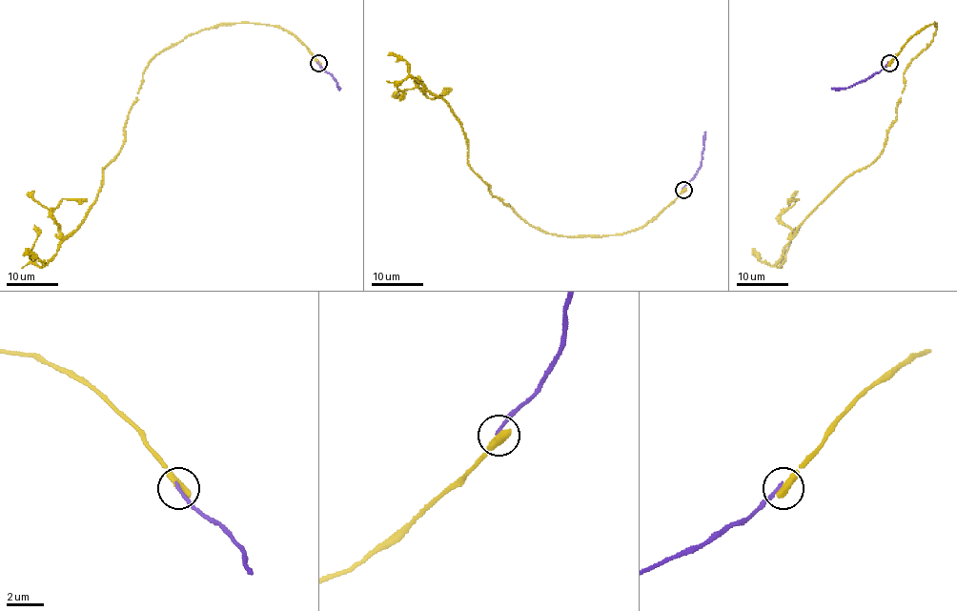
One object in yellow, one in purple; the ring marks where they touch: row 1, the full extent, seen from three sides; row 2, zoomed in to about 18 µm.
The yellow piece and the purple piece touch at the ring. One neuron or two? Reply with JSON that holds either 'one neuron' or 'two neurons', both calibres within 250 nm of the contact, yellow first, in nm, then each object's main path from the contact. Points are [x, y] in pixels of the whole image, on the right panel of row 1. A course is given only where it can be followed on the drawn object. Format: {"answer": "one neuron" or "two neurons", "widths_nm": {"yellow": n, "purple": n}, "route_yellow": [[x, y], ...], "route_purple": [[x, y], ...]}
{"answer": "two neurons", "widths_nm": {"yellow": 500, "purple": 200}, "route_yellow": [[888, 63], [936, 23], [933, 39], [903, 74], [884, 151], [798, 227], [778, 266], [799, 225]], "route_purple": [[888, 63], [865, 80], [847, 88], [831, 89]]}

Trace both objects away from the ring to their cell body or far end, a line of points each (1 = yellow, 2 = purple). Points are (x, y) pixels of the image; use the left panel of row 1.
1: (318, 63), (278, 25), (188, 34), (146, 67), (85, 219), (42, 266), (34, 225)
2: (318, 63), (340, 89)

